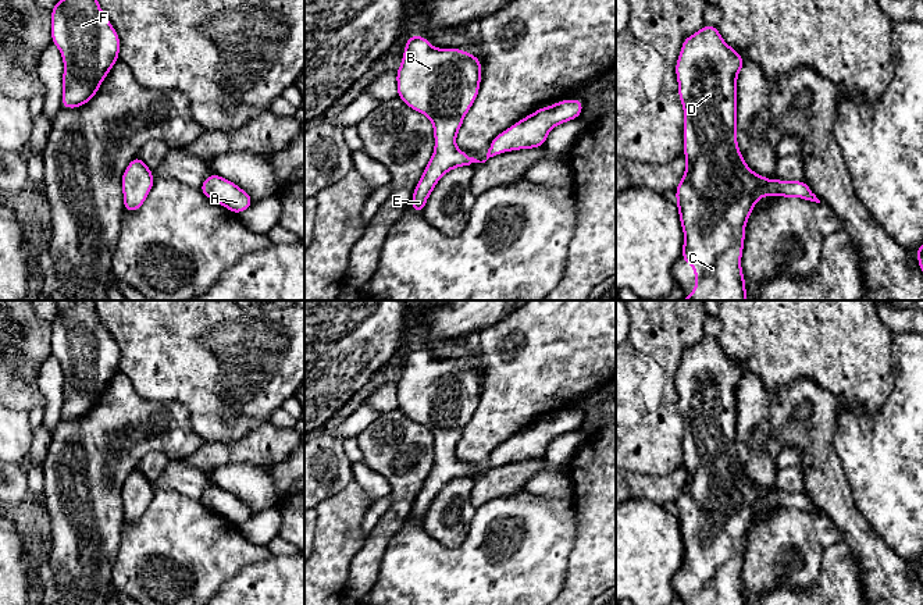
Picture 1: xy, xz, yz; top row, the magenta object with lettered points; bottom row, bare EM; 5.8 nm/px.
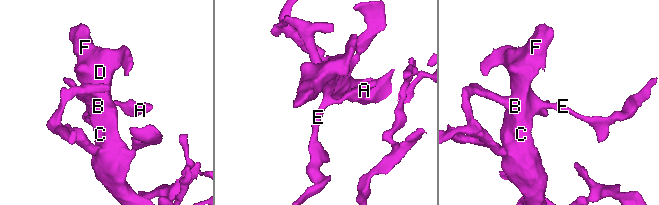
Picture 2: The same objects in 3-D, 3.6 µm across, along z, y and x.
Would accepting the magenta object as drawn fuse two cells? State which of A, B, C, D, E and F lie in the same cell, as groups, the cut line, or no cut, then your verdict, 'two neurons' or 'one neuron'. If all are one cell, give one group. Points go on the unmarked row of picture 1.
A B C D E F; no cut; one neuron

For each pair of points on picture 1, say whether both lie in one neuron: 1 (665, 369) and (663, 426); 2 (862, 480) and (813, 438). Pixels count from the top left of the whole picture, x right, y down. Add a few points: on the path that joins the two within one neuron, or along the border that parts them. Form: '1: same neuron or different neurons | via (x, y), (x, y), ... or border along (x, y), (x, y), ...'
1: same neuron | via (665, 383), (665, 412)
2: different neurons | border along (834, 427), (833, 451), (851, 490)

